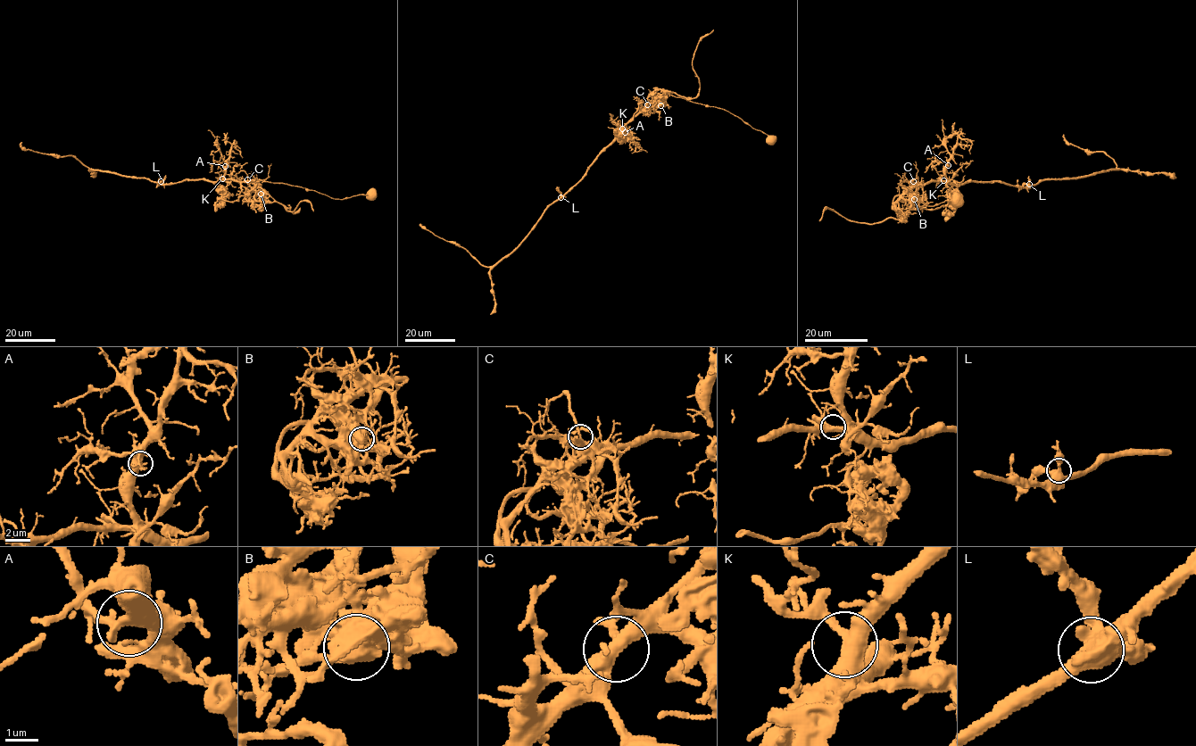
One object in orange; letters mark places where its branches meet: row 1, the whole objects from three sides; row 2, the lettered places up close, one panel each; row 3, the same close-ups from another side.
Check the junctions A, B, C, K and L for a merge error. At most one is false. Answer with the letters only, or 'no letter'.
B

